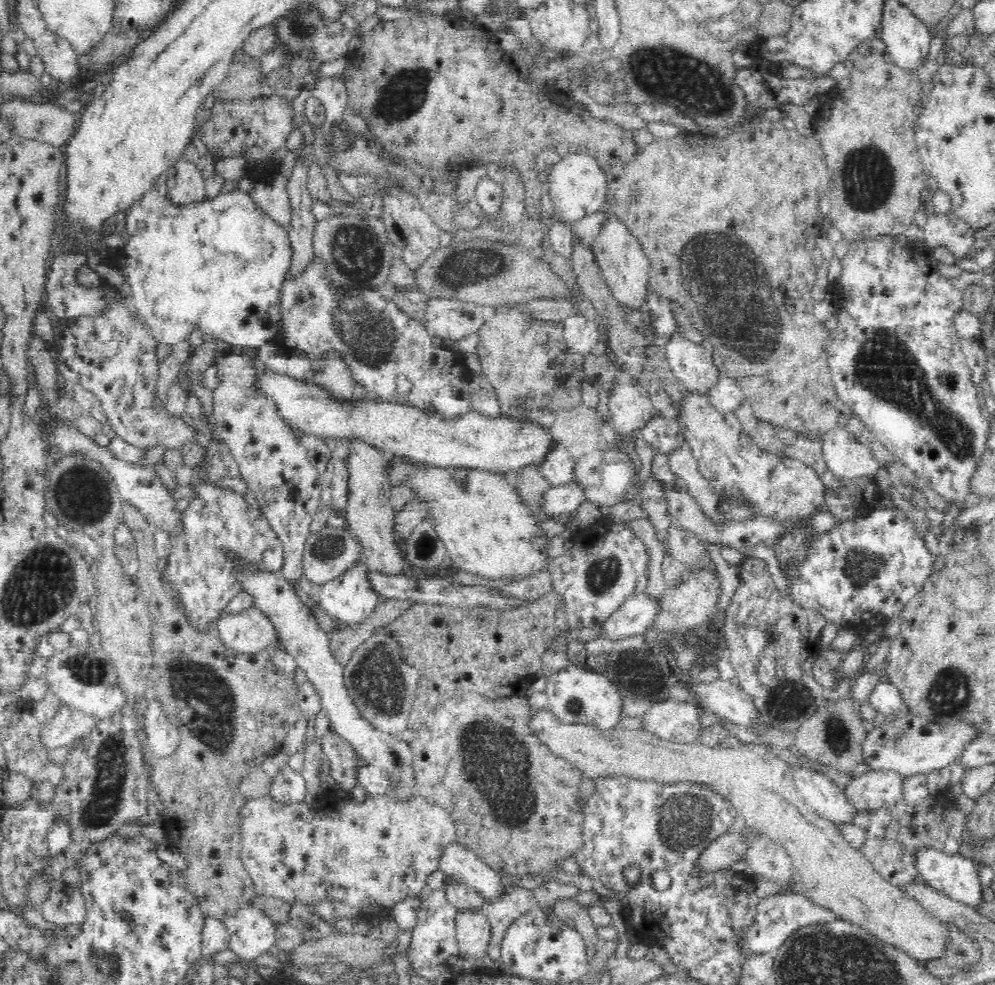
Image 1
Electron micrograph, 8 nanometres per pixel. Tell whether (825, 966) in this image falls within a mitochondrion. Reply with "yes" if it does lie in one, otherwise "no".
yes

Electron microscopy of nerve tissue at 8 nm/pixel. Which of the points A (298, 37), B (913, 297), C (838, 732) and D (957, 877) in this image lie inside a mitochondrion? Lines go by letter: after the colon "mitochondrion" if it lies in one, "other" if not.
A: mitochondrion
B: other
C: mitochondrion
D: other

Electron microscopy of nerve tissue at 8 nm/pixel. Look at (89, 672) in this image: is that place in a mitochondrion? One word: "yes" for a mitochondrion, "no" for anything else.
yes

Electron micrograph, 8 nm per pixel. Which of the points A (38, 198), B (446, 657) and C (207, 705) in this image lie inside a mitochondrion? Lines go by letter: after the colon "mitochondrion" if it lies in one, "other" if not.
A: other
B: other
C: mitochondrion

